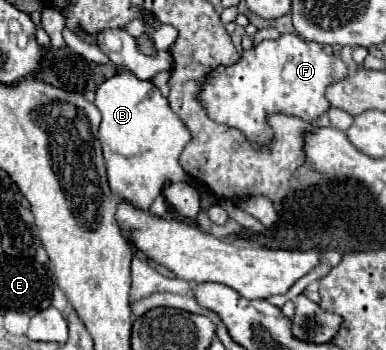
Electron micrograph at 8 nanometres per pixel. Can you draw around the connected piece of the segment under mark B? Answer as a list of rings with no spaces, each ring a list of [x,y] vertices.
[[[120,67],[110,79],[100,83],[94,105],[102,113],[98,139],[106,159],[108,183],[110,189],[122,199],[138,209],[148,209],[162,193],[166,181],[172,181],[172,177],[178,175],[181,175],[182,182],[189,181],[187,174],[178,165],[178,157],[186,143],[192,141],[192,135],[152,81],[136,79],[132,71]]]

